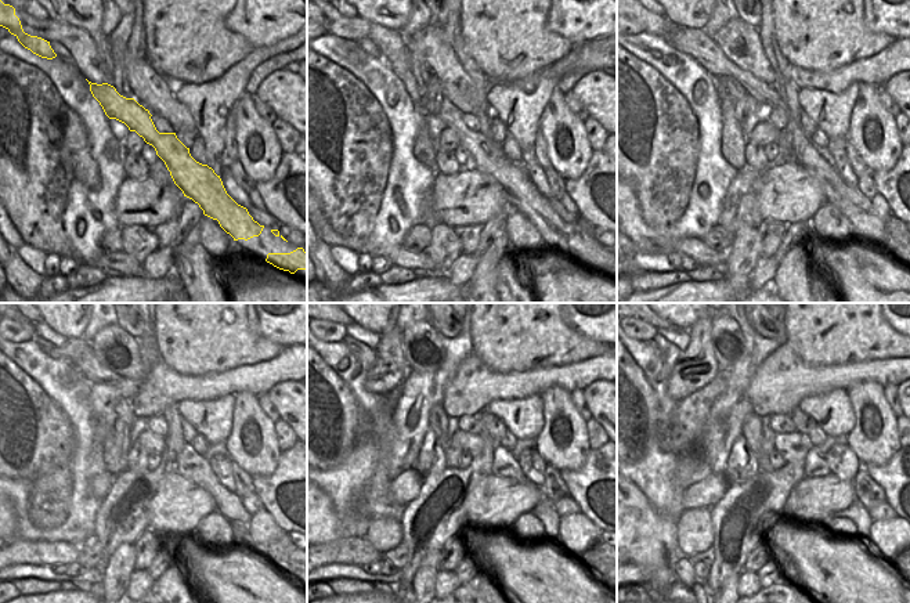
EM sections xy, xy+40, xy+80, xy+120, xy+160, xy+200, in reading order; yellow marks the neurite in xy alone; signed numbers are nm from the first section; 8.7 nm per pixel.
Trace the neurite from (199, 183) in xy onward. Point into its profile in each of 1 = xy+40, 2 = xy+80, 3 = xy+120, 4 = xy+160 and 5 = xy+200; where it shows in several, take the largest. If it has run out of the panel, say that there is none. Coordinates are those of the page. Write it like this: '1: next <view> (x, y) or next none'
1: next xy+40 (522, 195)
2: next xy+80 (866, 226)
3: next xy+120 (278, 553)
4: next xy+160 (588, 559)
5: next xy+200 (898, 563)

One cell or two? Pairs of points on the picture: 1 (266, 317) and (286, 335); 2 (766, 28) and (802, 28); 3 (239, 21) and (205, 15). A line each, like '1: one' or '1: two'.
1: one
2: two
3: two

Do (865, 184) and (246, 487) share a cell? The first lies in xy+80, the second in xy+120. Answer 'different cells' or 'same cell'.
different cells

